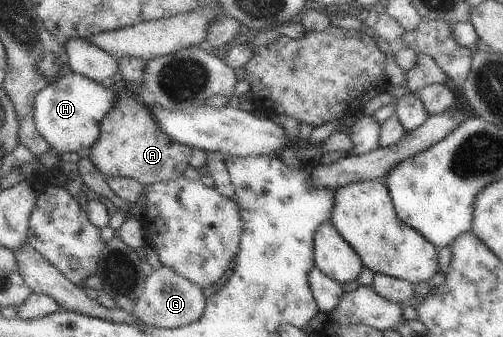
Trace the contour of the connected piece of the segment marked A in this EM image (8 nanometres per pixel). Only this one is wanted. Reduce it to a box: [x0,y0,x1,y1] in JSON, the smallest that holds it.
[88,87,194,186]

